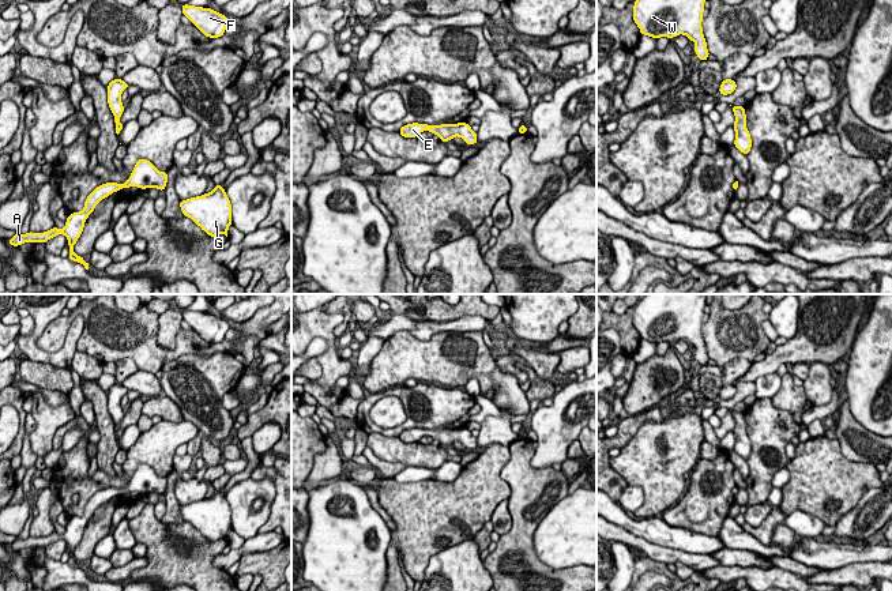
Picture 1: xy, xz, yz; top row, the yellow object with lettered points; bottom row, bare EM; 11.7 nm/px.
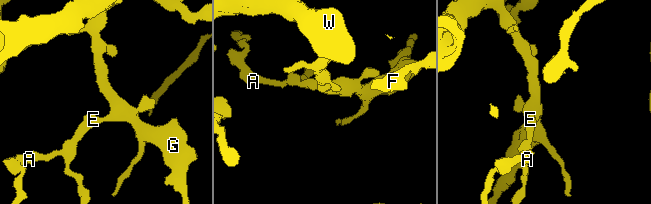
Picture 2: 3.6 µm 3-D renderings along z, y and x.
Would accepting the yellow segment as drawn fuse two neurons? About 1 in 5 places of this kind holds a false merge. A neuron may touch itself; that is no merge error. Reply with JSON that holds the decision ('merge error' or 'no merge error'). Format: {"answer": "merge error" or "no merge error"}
{"answer": "no merge error"}

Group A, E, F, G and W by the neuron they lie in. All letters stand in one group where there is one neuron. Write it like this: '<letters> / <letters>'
A E F G W

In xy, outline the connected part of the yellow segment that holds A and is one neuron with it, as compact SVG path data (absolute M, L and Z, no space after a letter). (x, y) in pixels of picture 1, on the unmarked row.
M138 464L129 483L124 489L117 488L106 488L98 490L86 504L84 512L80 517L72 517L68 520L65 532L57 534L56 531L49 537L44 538L33 538L29 537L26 539L16 538L8 549L12 552L19 552L25 547L48 547L50 543L64 539L68 545L69 560L68 564L72 566L78 566L89 575L89 568L84 566L82 561L78 561L74 557L74 550L78 543L82 541L84 527L90 519L93 519L94 512L99 509L102 504L106 504L113 497L121 496L123 493L138 492L140 494L146 493L158 493L159 496L165 496L168 488L168 477L159 477L153 467L148 464Z

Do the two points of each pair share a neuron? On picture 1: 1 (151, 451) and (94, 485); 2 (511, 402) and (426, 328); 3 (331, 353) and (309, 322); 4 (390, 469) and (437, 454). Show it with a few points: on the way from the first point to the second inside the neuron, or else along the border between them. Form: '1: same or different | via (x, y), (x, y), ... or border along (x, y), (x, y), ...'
1: same | via (135, 460), (120, 482), (110, 482)
2: different | border along (402, 330), (420, 339), (446, 331), (465, 332)
3: same | via (331, 345), (331, 339), (317, 326)
4: different | border along (373, 452), (381, 459), (402, 462), (407, 466)

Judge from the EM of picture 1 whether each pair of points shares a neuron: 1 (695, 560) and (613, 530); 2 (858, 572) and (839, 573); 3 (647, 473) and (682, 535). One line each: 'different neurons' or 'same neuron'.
1: same neuron
2: same neuron
3: different neurons

